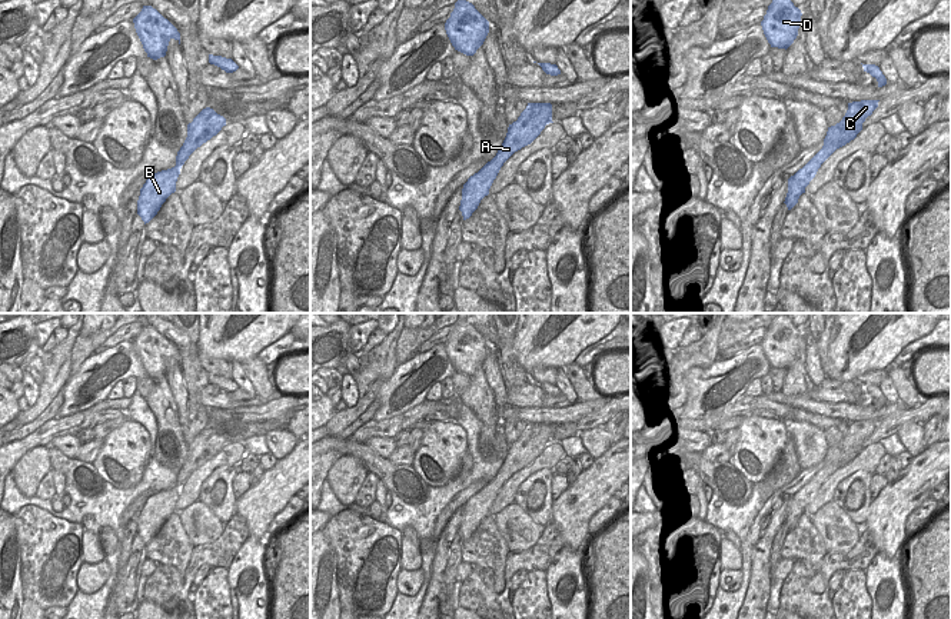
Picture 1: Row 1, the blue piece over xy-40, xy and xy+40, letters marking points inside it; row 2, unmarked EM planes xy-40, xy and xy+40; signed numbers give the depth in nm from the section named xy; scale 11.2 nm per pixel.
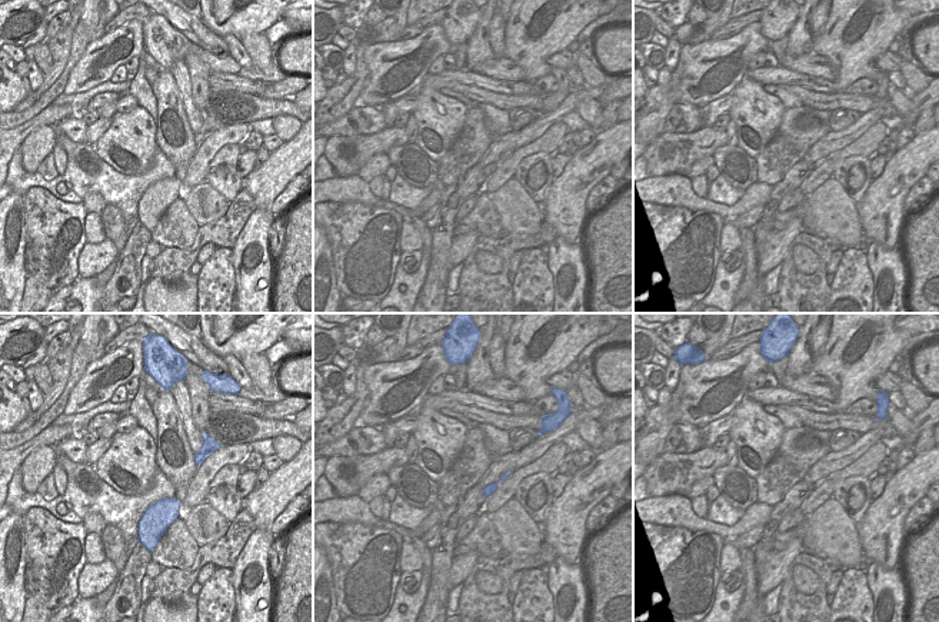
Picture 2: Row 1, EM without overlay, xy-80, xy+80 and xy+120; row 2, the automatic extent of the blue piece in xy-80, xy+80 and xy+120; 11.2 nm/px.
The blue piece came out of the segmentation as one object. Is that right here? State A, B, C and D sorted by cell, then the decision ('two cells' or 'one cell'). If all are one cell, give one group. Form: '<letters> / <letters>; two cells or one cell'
A B C D; one cell

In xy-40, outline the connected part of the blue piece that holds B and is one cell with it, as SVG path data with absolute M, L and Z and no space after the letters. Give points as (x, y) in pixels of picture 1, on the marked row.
M210 107L203 109L193 122L187 124L187 137L177 152L176 166L152 174L140 189L137 214L144 224L157 214L166 199L176 192L180 169L189 156L216 136L223 126L226 126L226 119Z

